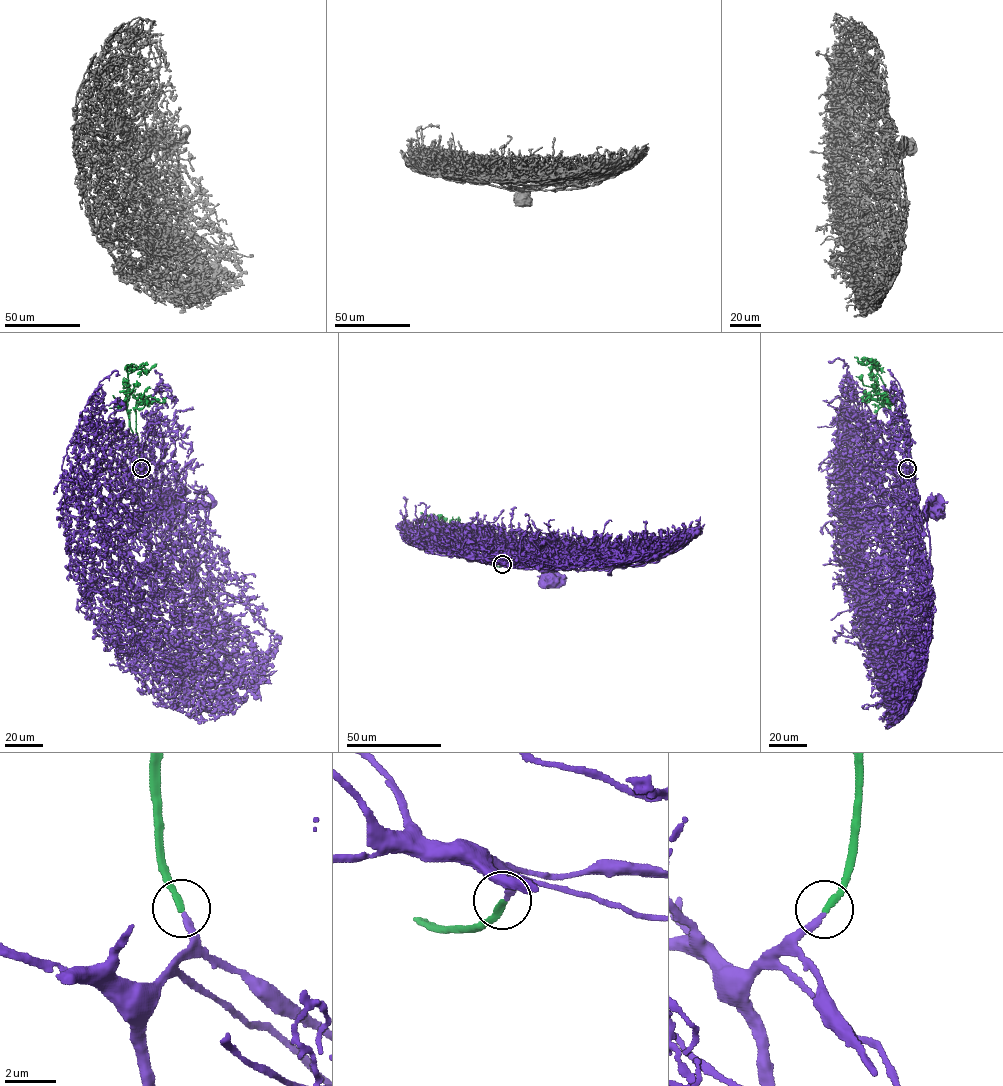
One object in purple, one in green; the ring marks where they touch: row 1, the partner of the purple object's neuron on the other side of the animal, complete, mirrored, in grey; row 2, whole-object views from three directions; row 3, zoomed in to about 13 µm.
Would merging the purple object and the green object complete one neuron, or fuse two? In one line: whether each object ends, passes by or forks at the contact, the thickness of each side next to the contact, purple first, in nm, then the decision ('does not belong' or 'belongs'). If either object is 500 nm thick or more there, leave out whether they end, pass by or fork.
purple ends there; green ends there; 260 nm thick on the purple side, 240 nm on the other; belongs

